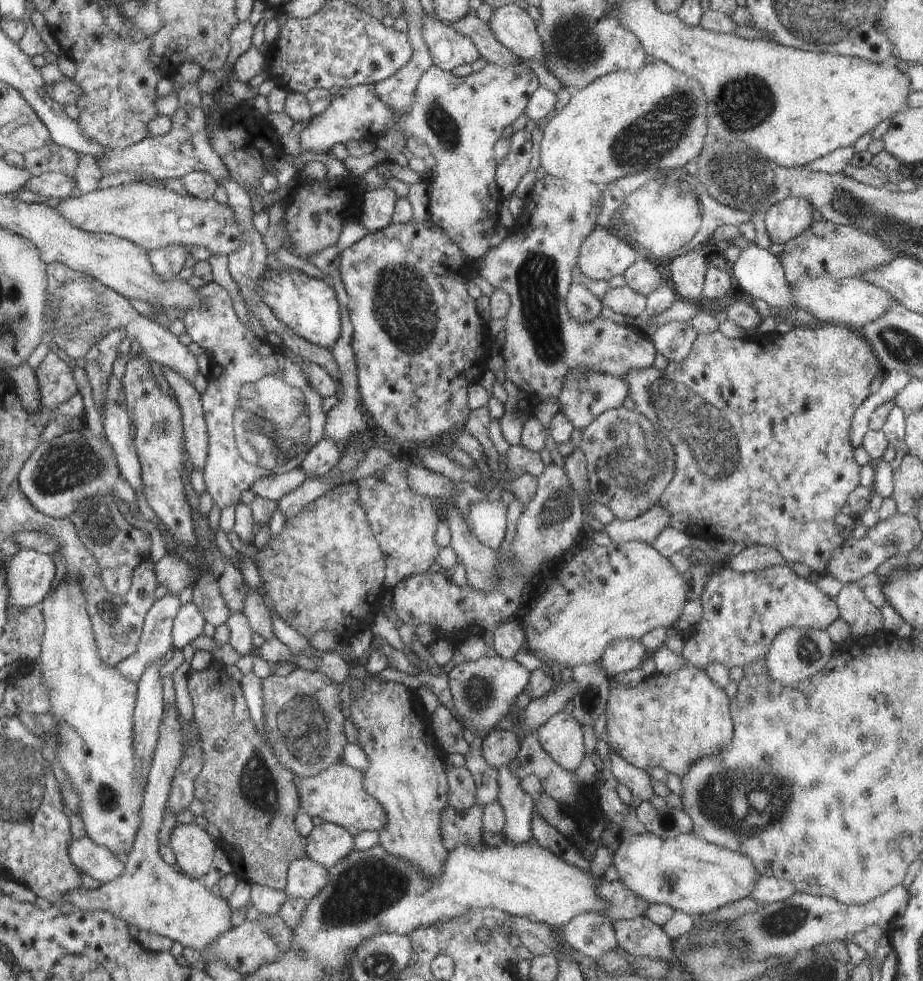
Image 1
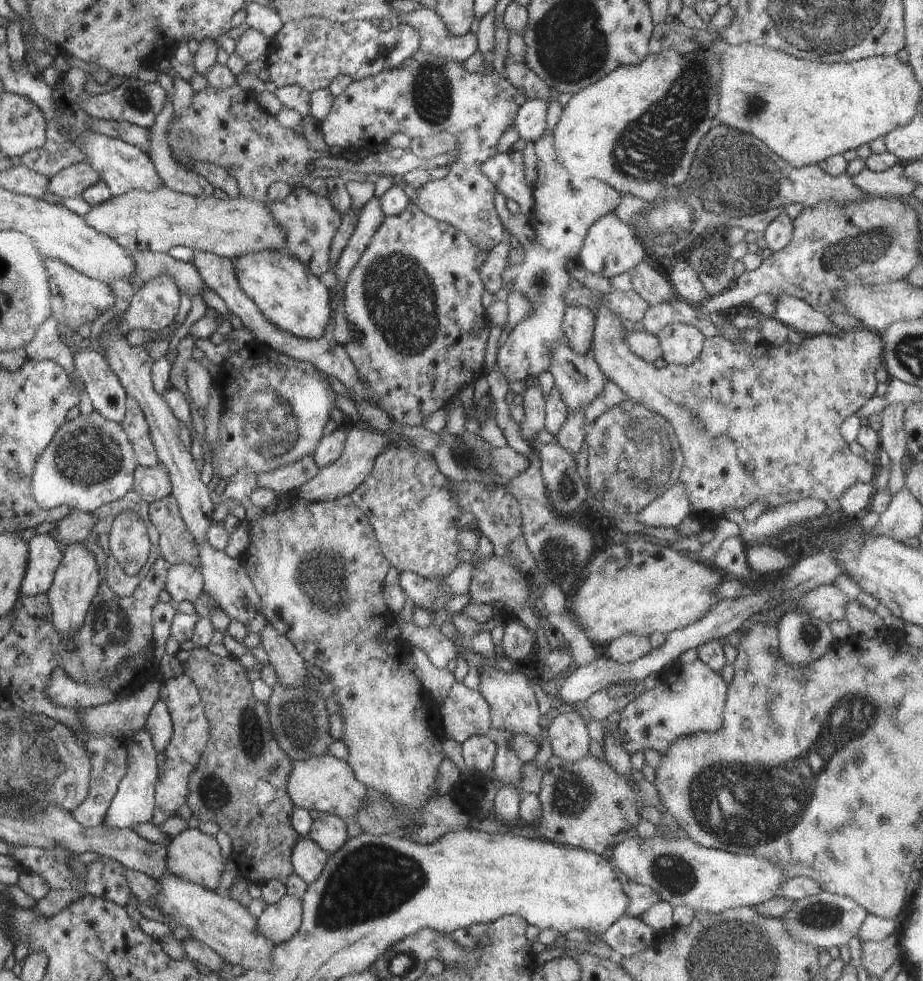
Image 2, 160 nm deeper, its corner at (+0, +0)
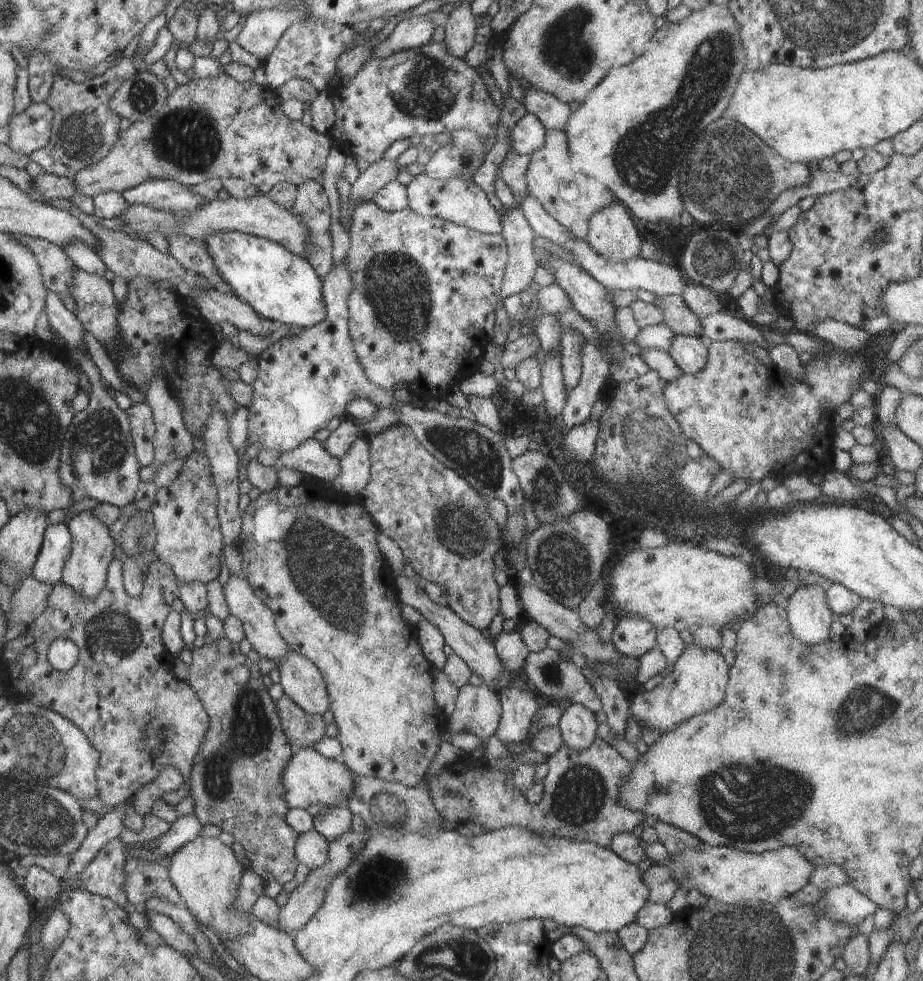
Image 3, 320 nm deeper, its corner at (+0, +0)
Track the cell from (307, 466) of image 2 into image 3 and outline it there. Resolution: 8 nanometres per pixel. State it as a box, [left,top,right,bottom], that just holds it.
[273,437,341,481]

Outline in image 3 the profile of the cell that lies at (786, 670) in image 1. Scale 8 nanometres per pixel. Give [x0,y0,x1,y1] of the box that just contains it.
[785,585,837,645]

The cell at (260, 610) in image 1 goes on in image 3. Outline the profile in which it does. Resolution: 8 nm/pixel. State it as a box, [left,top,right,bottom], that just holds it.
[276,650,330,716]

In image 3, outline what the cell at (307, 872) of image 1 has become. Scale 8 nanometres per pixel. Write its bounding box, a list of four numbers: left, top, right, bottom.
[295,828,329,870]

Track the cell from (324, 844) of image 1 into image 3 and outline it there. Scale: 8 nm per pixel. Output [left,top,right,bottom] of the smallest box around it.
[313,805,353,842]

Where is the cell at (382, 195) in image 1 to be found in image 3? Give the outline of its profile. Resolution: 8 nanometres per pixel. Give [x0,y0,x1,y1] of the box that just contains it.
[248,262,426,453]

